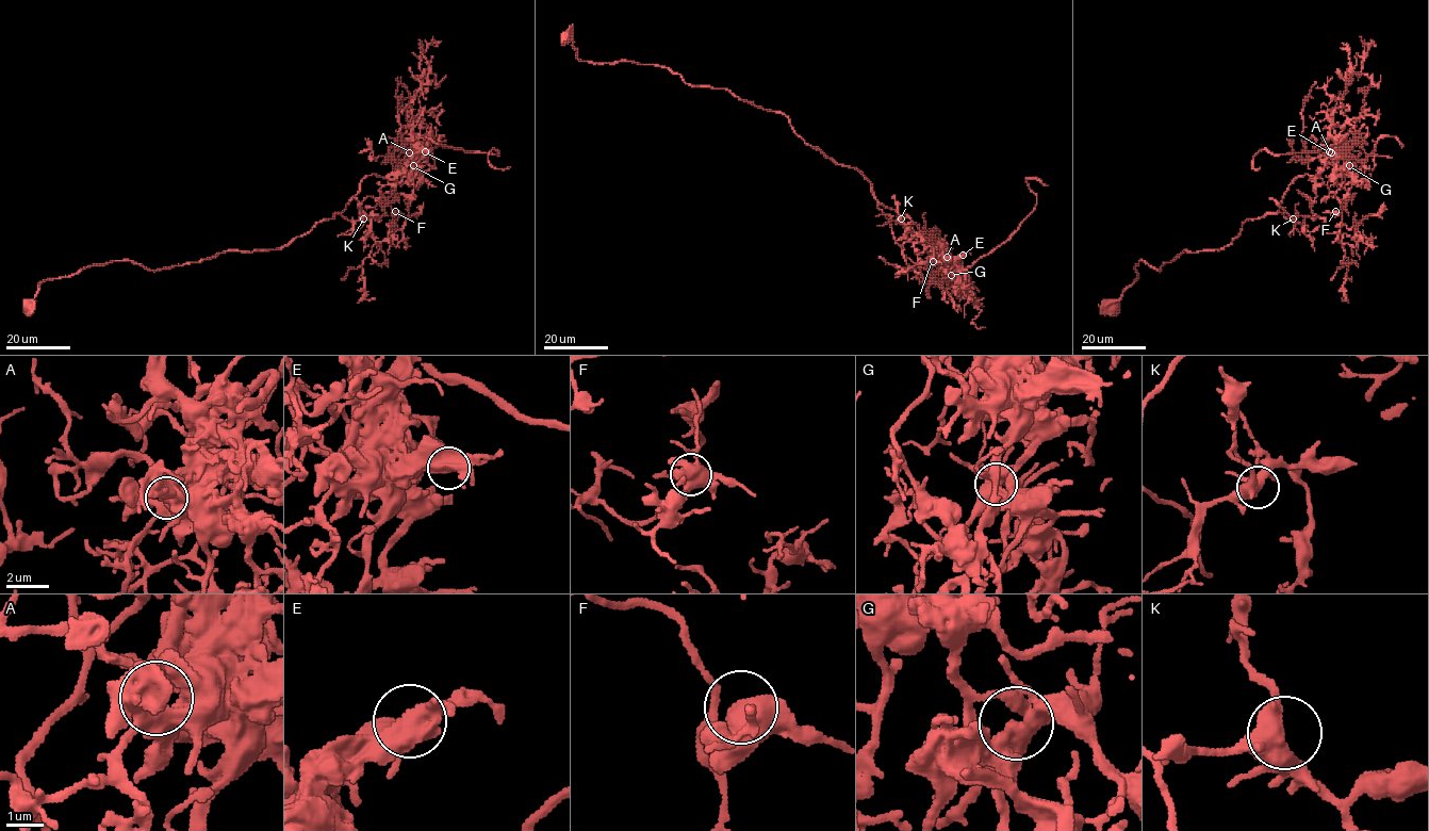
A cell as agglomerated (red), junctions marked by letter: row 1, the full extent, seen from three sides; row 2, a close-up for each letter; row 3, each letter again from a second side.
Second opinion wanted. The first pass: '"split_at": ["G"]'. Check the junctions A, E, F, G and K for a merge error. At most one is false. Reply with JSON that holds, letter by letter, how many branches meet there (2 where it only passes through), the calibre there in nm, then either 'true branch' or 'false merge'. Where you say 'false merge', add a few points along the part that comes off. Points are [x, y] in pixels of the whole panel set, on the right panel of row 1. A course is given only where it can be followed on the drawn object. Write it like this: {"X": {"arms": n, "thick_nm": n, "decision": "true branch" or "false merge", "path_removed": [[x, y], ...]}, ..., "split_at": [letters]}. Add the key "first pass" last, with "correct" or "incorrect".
{"A": {"arms": 4, "thick_nm": 400, "decision": "true branch"}, "E": {"arms": 4, "thick_nm": 480, "decision": "true branch"}, "F": {"arms": 4, "thick_nm": 500, "decision": "true branch"}, "G": {"arms": 4, "thick_nm": 500, "decision": "false merge", "path_removed": [[1348, 166], [1339, 145], [1347, 133], [1318, 150], [1278, 155], [1262, 150], [1253, 157], [1252, 168], [1259, 167]]}, "K": {"arms": 4, "thick_nm": 500, "decision": "true branch"}, "split_at": ["G"], "first pass": "correct"}

